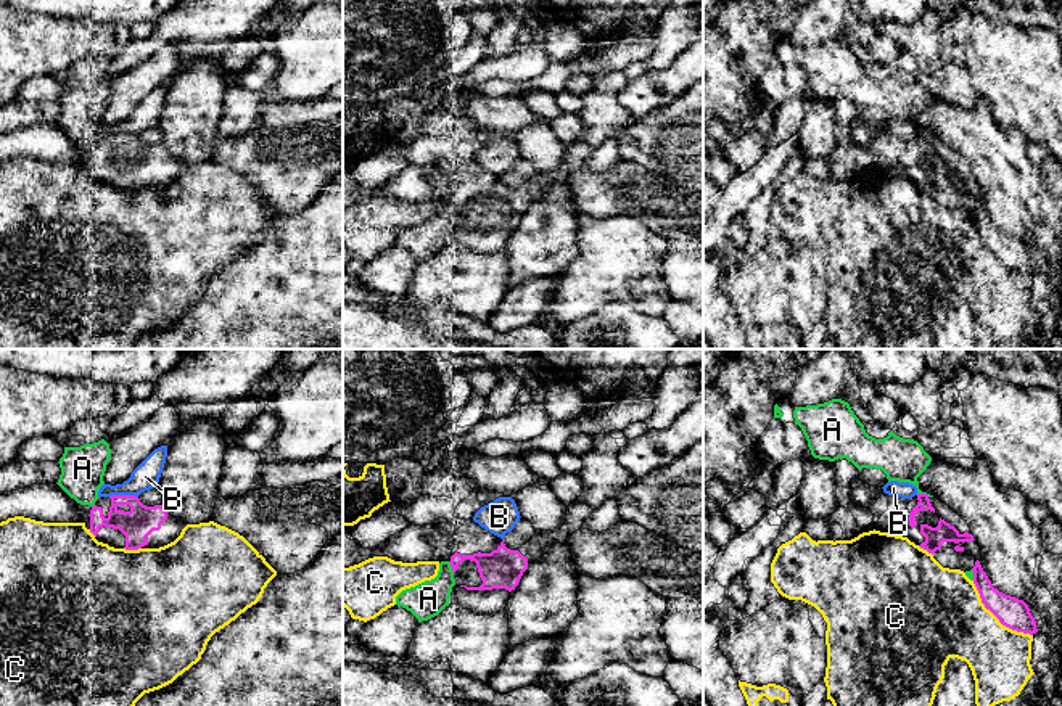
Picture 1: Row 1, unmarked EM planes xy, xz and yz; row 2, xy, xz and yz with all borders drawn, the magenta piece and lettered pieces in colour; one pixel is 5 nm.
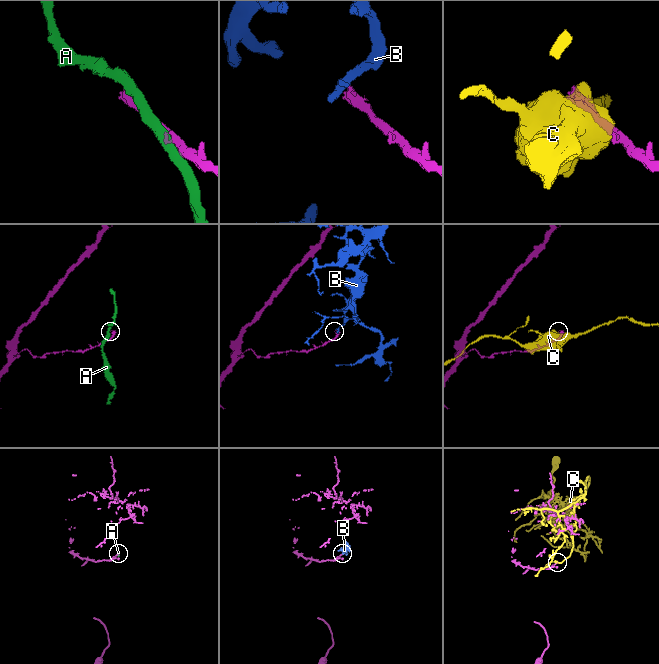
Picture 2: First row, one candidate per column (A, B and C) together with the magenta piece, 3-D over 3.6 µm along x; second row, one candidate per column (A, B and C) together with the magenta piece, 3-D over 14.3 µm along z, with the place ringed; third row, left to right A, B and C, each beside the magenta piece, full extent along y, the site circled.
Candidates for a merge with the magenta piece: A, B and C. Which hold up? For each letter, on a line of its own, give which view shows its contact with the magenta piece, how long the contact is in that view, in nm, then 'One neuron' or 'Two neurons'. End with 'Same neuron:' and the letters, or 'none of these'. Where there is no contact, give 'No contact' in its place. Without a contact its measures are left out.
A: Touches magenta in yz. Shared border 70 nm. Two neurons
B: Touches magenta in xy. Shared border 140 nm. Two neurons
C: Touches magenta in yz. Shared border 400 nm. Two neurons
Same neuron: none of these

